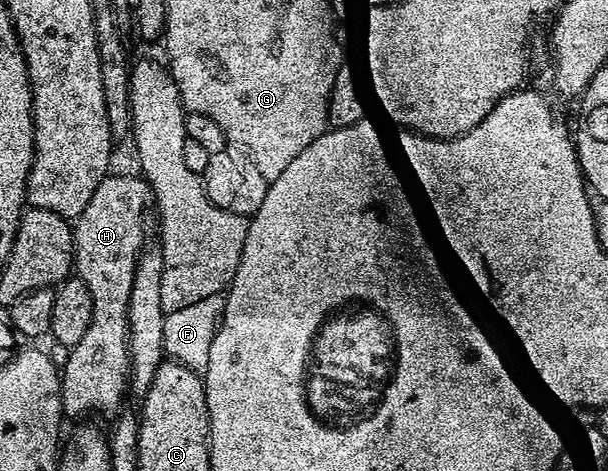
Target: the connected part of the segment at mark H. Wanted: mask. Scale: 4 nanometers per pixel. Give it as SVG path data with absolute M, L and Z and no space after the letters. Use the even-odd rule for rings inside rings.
M113 174L102 178L95 188L91 200L83 208L81 215L72 223L73 264L76 277L87 284L87 292L91 292L91 324L87 324L87 332L83 340L75 344L69 351L69 359L65 367L60 367L61 375L61 409L73 420L81 420L84 414L109 414L122 405L121 396L127 390L129 377L128 344L128 297L131 296L132 278L136 270L138 257L142 253L141 241L145 238L145 209L150 209L151 195L145 179L133 174Z

